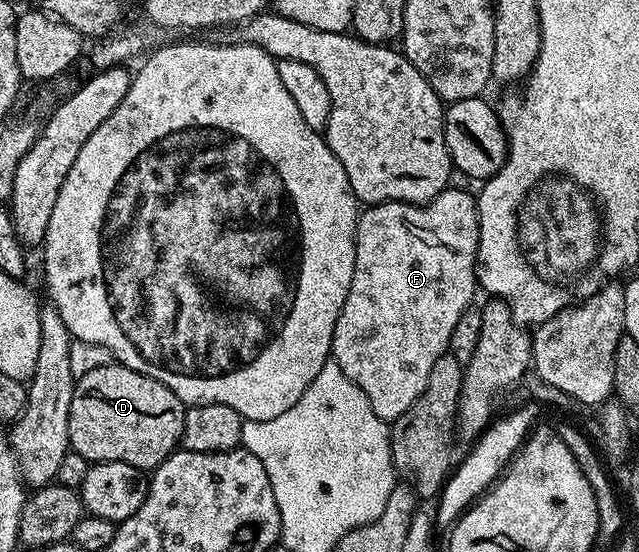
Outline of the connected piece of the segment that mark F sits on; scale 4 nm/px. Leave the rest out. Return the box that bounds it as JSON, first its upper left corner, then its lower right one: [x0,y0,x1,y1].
[331,185,480,421]

